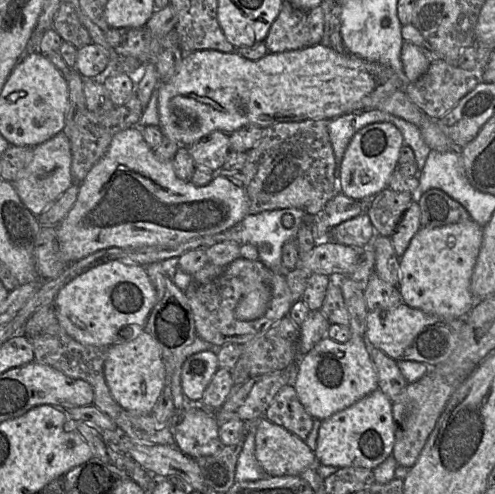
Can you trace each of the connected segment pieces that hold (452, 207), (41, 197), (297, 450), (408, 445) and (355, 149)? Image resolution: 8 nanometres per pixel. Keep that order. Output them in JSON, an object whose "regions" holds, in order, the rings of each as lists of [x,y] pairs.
{"regions":[[[[430,189],[417,199],[421,227],[440,227],[470,220],[467,210],[439,189]]],[[[61,131],[33,147],[32,160],[11,184],[22,203],[35,216],[54,203],[72,185],[70,142],[65,133]]],[[[262,418],[256,423],[255,457],[264,472],[270,477],[300,476],[305,470],[309,468],[317,470],[321,465],[315,453],[303,440],[266,418]]],[[[429,372],[420,380],[408,383],[398,399],[392,400],[395,442],[392,455],[398,465],[412,468],[433,431],[448,400],[457,387],[434,380]]],[[[390,122],[373,123],[360,129],[350,140],[339,170],[340,192],[358,201],[370,200],[388,187],[391,175],[398,167],[403,136]]]]}

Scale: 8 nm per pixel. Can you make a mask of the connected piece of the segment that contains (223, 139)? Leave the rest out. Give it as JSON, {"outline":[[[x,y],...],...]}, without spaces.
{"outline":[[[213,131],[188,146],[188,151],[195,168],[218,172],[230,152],[229,136],[221,131]]]}

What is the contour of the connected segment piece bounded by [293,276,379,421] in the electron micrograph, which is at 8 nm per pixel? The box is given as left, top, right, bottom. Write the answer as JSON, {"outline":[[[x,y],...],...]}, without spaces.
{"outline":[[[337,276],[337,281],[349,313],[351,338],[346,343],[339,343],[329,337],[320,340],[302,357],[293,384],[307,413],[320,421],[350,407],[379,388],[366,339],[366,318],[369,311],[364,299],[364,290],[348,276]]]}

